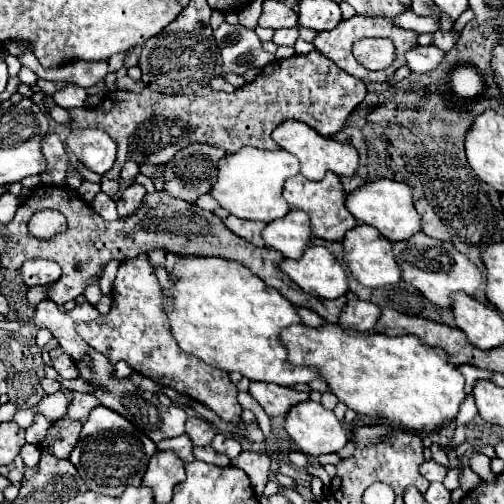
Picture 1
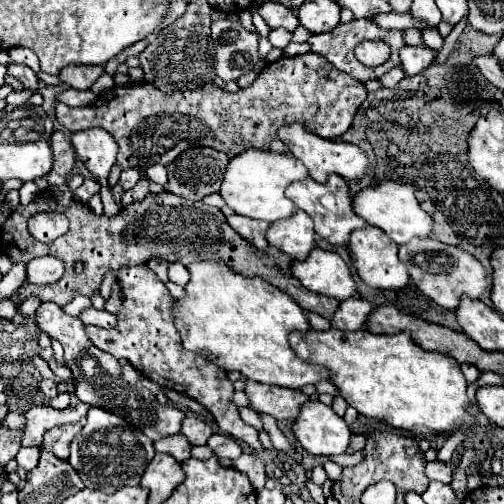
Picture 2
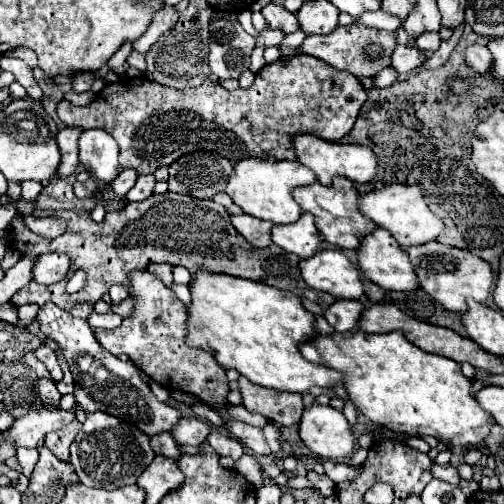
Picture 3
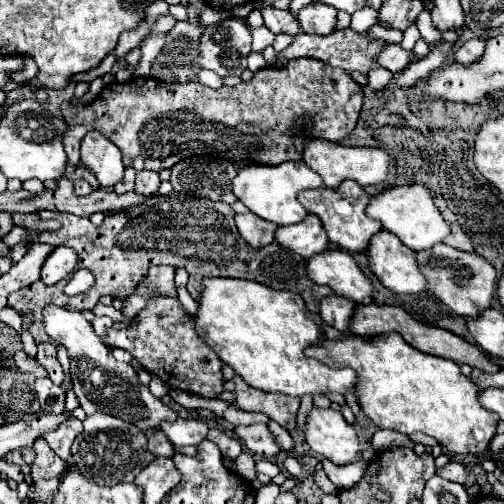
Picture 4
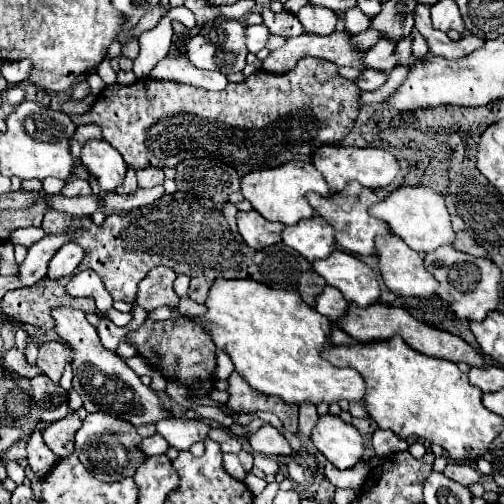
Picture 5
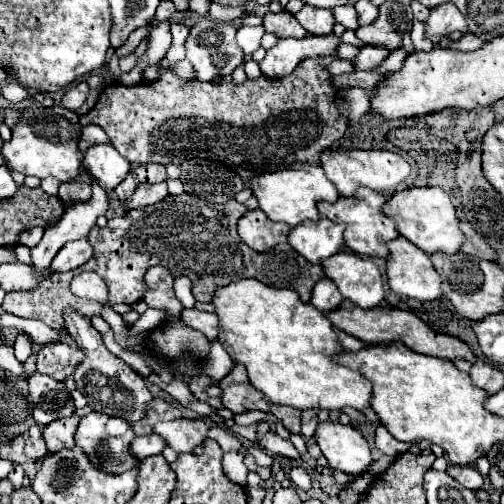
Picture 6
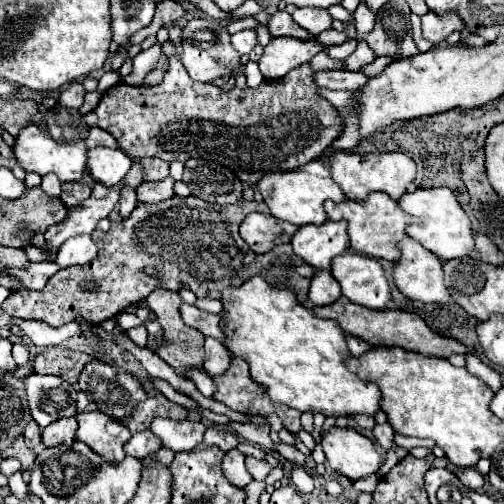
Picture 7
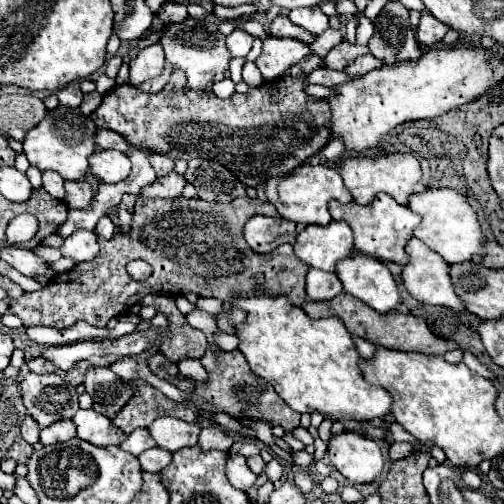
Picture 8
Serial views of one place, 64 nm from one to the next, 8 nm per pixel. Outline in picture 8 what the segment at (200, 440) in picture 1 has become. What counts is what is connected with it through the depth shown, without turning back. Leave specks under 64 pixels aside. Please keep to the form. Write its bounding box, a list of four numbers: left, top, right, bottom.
[148,416,202,452]

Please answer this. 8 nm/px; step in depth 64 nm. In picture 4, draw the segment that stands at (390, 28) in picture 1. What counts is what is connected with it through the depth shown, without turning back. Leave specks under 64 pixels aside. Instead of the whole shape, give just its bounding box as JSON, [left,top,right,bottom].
[274,28,386,74]

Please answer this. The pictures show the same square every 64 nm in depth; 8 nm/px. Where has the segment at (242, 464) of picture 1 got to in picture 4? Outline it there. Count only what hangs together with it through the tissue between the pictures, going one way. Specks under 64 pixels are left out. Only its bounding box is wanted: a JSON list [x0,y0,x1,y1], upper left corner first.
[236,452,256,482]

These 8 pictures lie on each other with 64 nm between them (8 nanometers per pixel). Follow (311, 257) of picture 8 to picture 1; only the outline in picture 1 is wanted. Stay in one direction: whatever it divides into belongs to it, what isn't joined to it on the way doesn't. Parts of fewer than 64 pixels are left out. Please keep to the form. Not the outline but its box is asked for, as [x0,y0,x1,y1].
[262,210,310,260]

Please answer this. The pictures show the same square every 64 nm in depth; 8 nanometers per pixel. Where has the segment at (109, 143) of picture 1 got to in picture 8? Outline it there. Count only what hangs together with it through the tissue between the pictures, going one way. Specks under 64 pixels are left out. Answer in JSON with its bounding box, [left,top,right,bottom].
[88,150,130,184]

